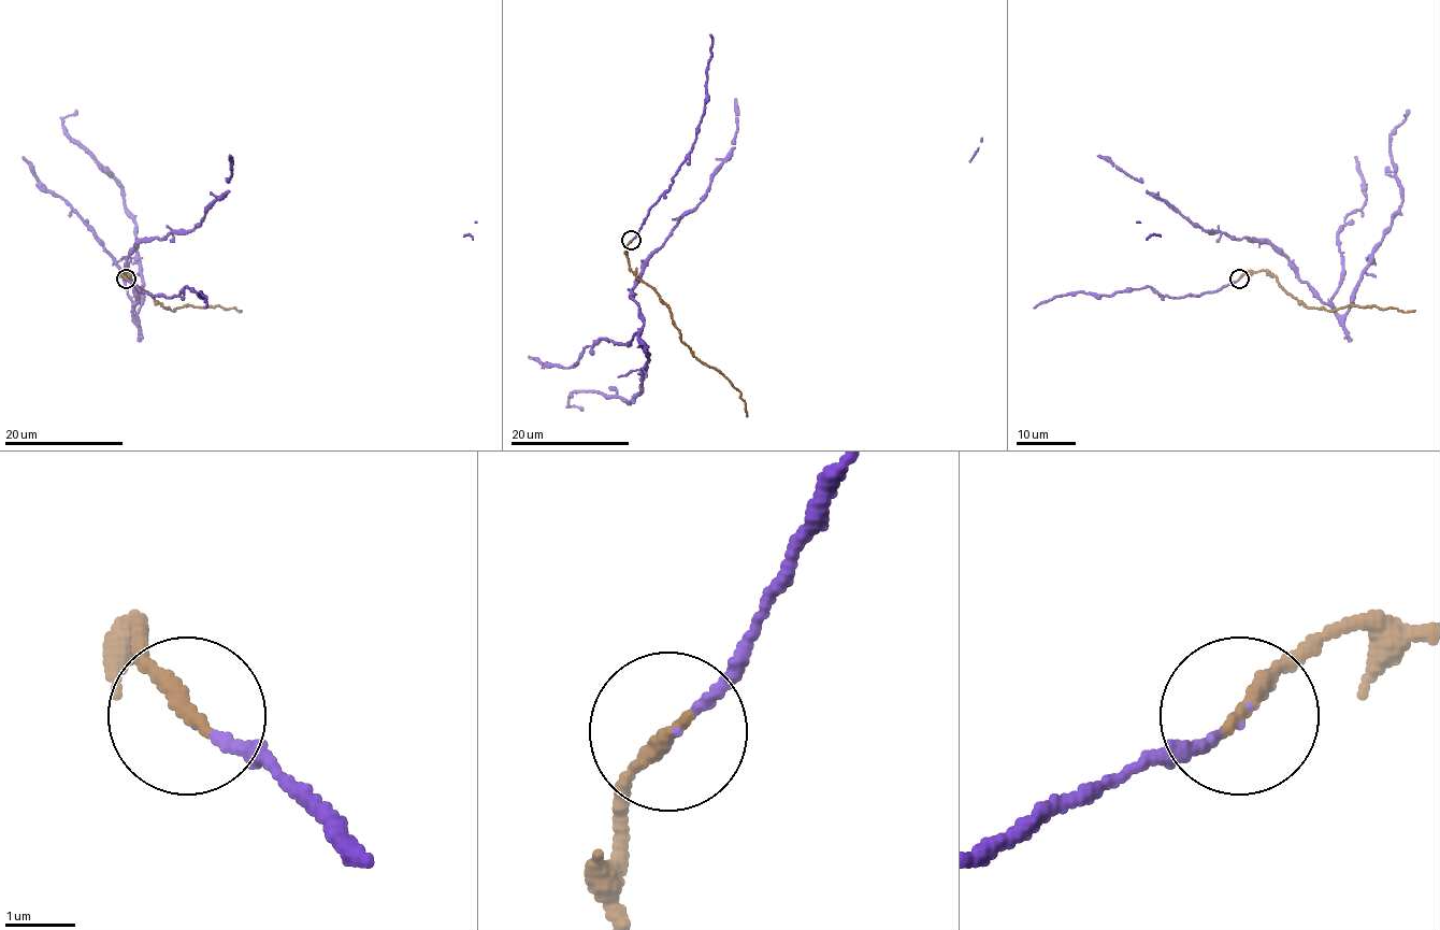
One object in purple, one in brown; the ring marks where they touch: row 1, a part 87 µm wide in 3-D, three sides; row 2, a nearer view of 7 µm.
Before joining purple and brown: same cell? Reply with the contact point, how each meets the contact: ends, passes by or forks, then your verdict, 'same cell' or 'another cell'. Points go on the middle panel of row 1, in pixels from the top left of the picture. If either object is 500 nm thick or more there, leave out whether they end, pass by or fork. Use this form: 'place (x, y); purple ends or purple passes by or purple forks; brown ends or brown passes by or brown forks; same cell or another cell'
place (631, 240); purple ends; brown ends; same cell

